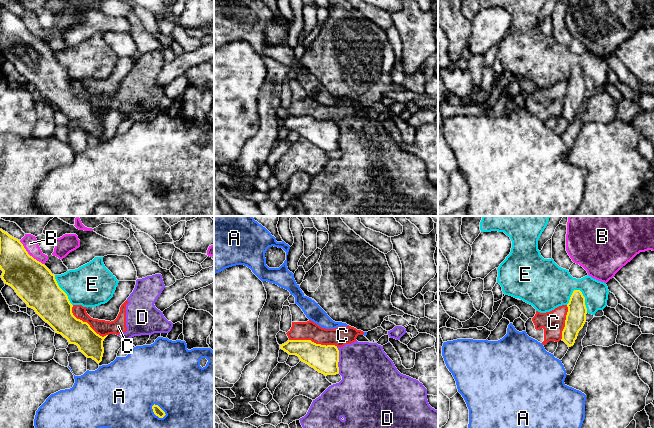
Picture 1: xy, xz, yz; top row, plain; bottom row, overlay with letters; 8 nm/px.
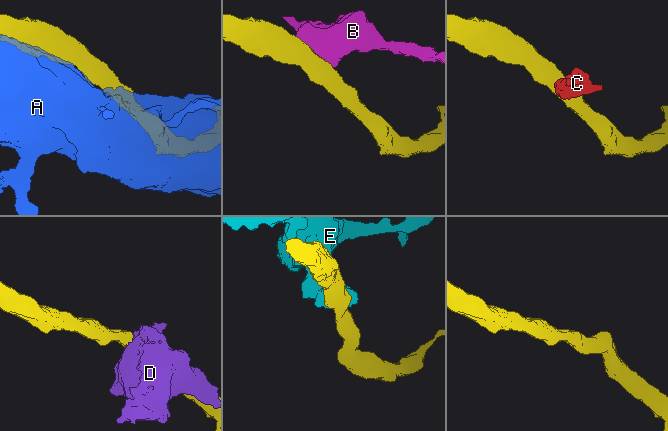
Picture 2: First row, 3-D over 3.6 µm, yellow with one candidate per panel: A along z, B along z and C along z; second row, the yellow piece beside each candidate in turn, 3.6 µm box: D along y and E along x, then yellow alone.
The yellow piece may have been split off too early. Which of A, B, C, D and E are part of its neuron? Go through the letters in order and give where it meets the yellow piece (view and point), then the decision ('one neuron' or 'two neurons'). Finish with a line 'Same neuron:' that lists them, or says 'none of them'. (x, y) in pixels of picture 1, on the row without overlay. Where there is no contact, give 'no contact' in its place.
A: meets yellow in xy at (159, 183); two neurons
B: meets yellow in xy at (28, 30); two neurons
C: meets yellow in xz at (311, 117); two neurons
D: meets yellow in xz at (338, 136); two neurons
E: meets yellow in yz at (584, 75); two neurons
Same neuron: none of them

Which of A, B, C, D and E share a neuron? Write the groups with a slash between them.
A / B / C D / E

